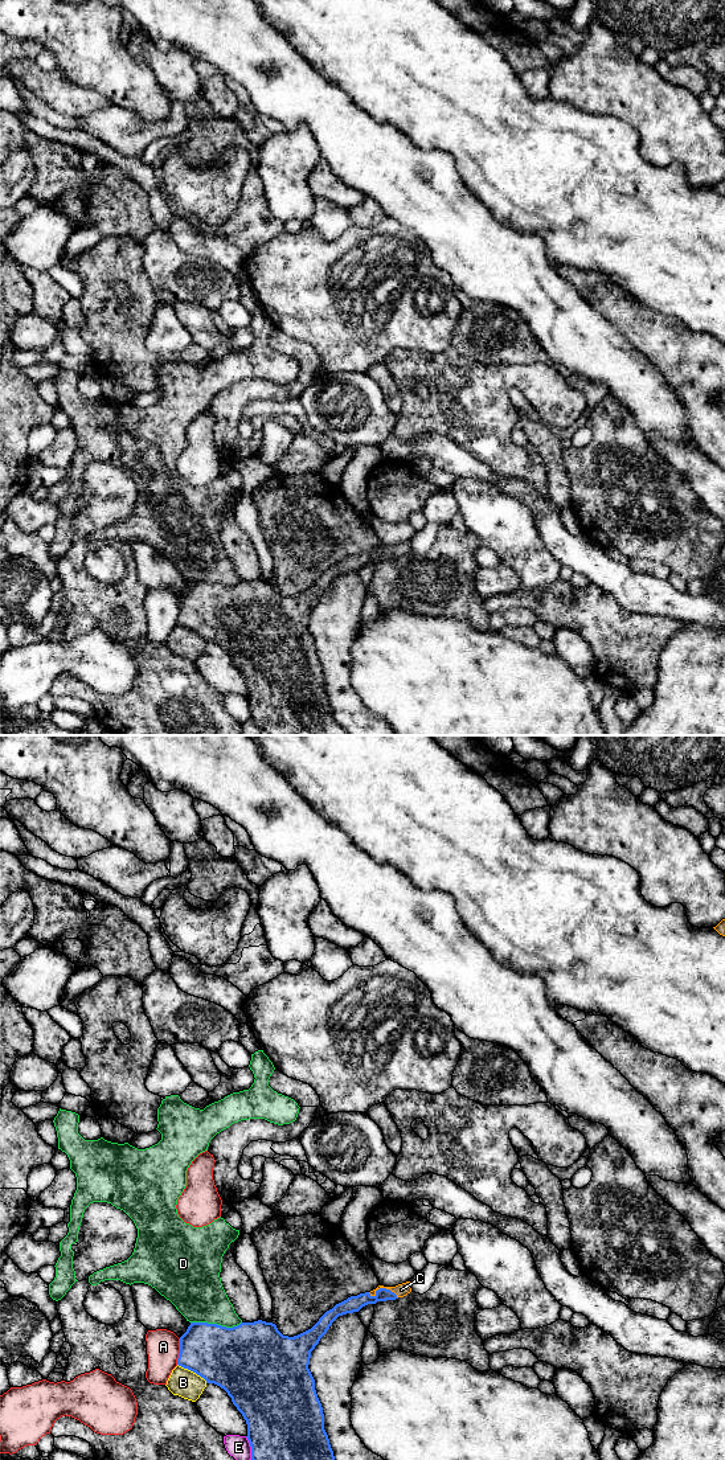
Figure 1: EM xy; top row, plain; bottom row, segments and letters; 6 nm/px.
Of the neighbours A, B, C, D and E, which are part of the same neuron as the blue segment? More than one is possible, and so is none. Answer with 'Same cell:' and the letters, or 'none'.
Same cell: C

